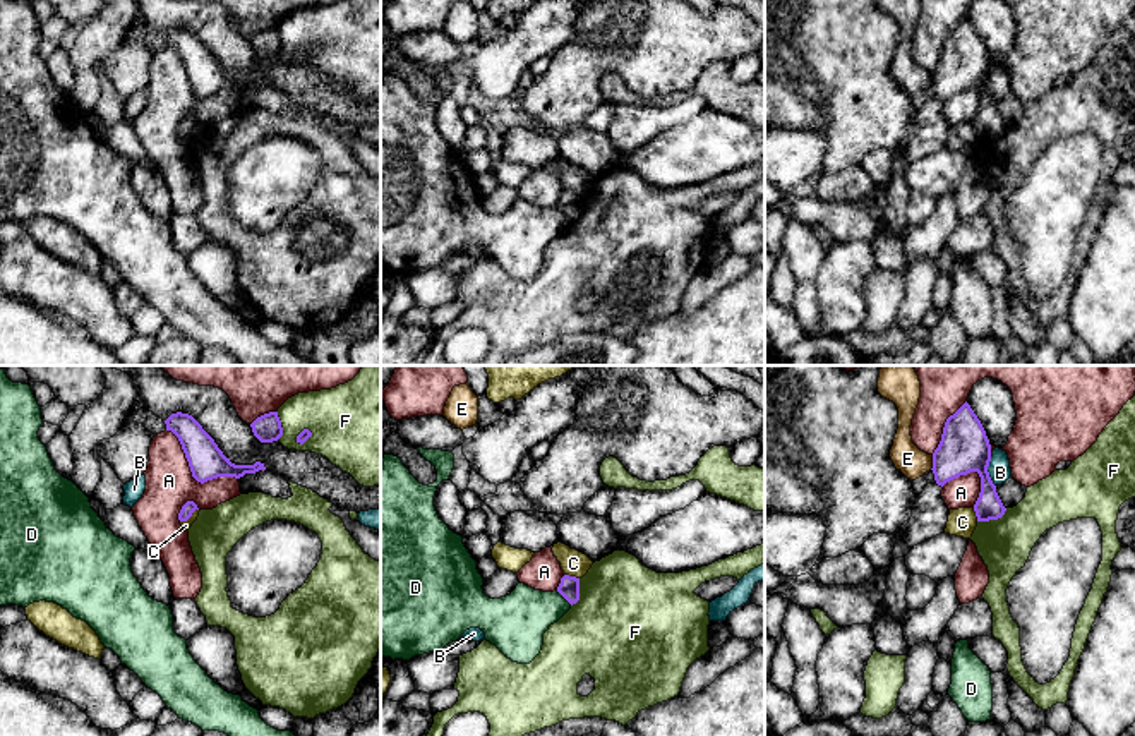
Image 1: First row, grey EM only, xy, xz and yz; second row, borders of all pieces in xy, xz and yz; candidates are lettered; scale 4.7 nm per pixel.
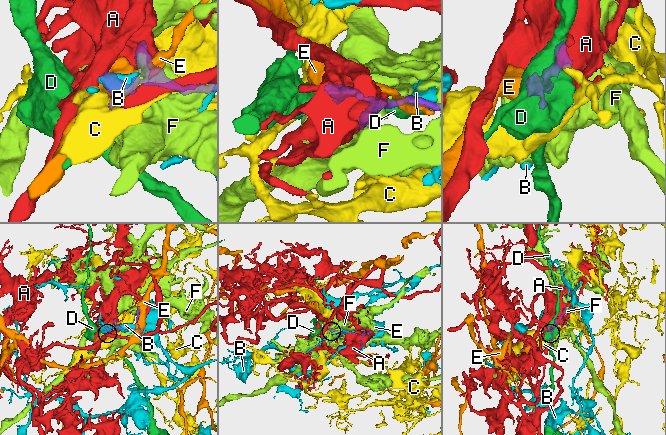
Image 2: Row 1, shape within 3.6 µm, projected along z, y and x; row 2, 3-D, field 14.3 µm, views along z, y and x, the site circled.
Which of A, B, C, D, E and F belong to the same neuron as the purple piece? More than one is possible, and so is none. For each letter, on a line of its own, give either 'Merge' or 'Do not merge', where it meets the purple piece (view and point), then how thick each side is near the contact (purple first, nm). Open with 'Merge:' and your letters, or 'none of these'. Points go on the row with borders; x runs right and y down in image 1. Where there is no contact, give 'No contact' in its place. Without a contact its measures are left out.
Merge: none of these
A: Do not merge. Touches purple at xy (192, 474). Thickness 170 nm (purple) against 220 nm
B: Do not merge. Touches purple at yz (988, 472). Thickness 240 nm (purple) against 100 nm
C: Do not merge. Touches purple at xz (571, 577). Thickness 100 nm (purple) against 120 nm
D: Do not merge. Touches purple at xz (564, 597). Thickness 100 nm (purple) against 260 nm
E: Do not merge. Touches purple at yz (933, 462). Thickness 240 nm (purple) against 140 nm
F: Do not merge. Touches purple at yz (993, 518). Thickness 130 nm (purple) against 240 nm

